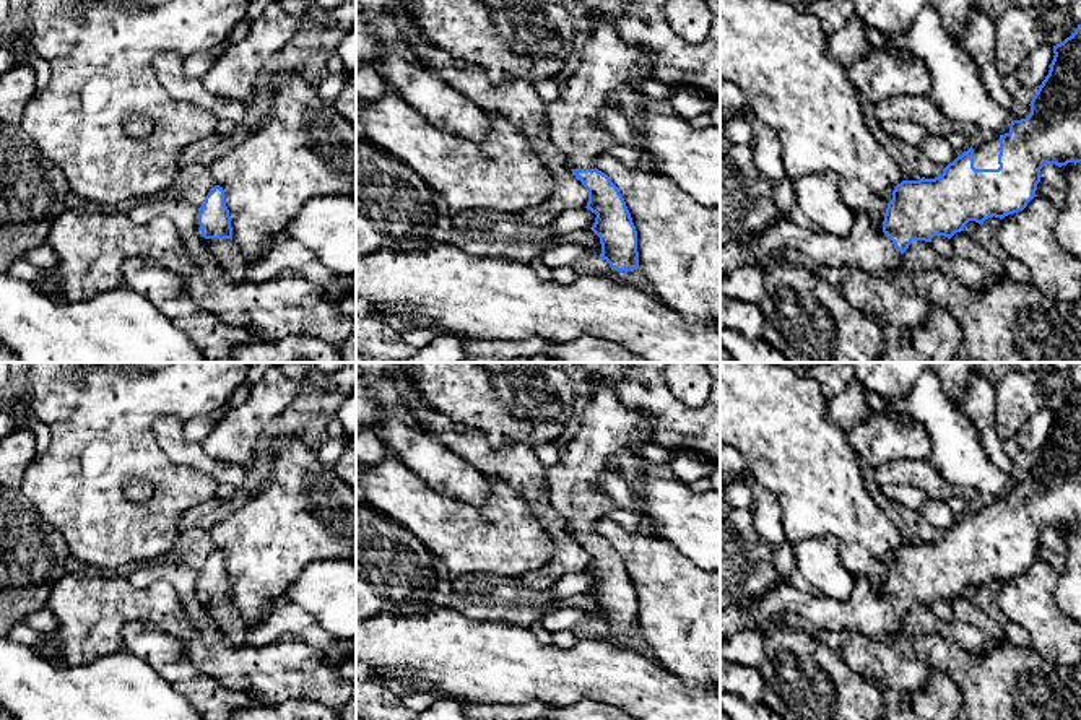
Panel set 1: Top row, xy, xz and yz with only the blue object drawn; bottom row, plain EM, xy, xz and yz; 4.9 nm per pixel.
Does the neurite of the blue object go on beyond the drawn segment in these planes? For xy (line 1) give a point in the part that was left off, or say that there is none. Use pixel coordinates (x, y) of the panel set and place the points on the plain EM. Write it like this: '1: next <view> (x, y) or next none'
1: next xy (228, 620)

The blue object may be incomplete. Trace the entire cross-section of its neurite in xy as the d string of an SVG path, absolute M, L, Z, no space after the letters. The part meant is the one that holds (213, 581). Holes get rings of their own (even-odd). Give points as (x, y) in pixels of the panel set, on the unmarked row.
M215 549L205 561L203 569L198 572L198 588L206 613L215 619L216 627L231 644L244 645L250 627L232 606L231 580L223 551Z

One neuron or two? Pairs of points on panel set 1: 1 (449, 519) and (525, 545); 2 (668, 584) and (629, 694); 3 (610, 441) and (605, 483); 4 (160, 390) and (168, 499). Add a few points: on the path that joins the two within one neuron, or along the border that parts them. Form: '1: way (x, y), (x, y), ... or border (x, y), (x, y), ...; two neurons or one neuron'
1: way (468, 538), (506, 540); one neuron
2: border (655, 660), (686, 683); two neurons
3: border (644, 478), (636, 481), (605, 472), (595, 486); two neurons
4: way (142, 418), (142, 452), (161, 472); one neuron

